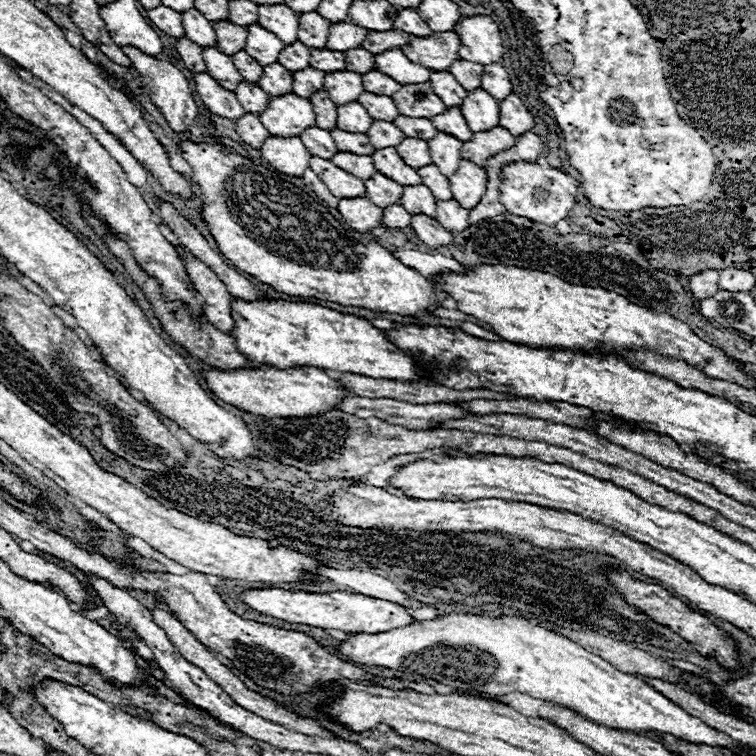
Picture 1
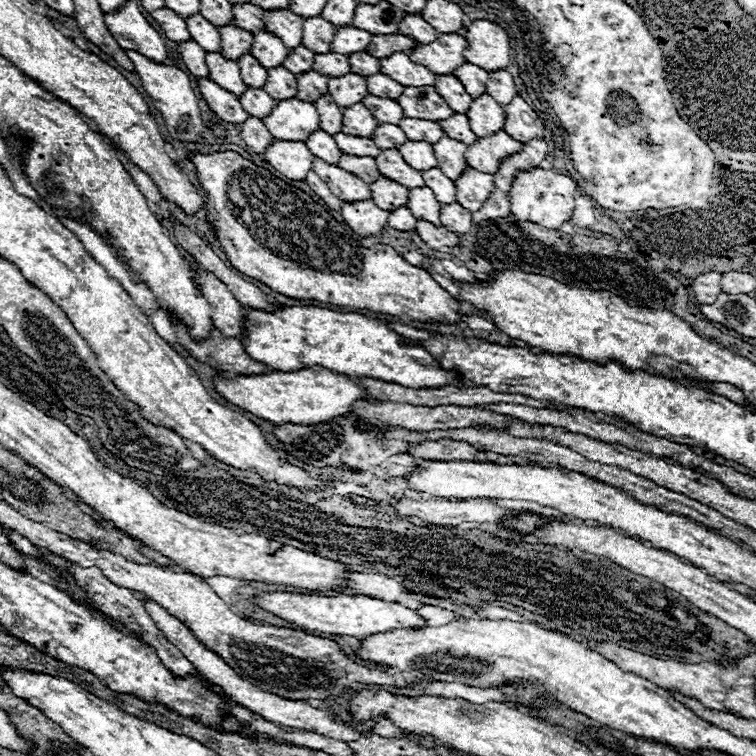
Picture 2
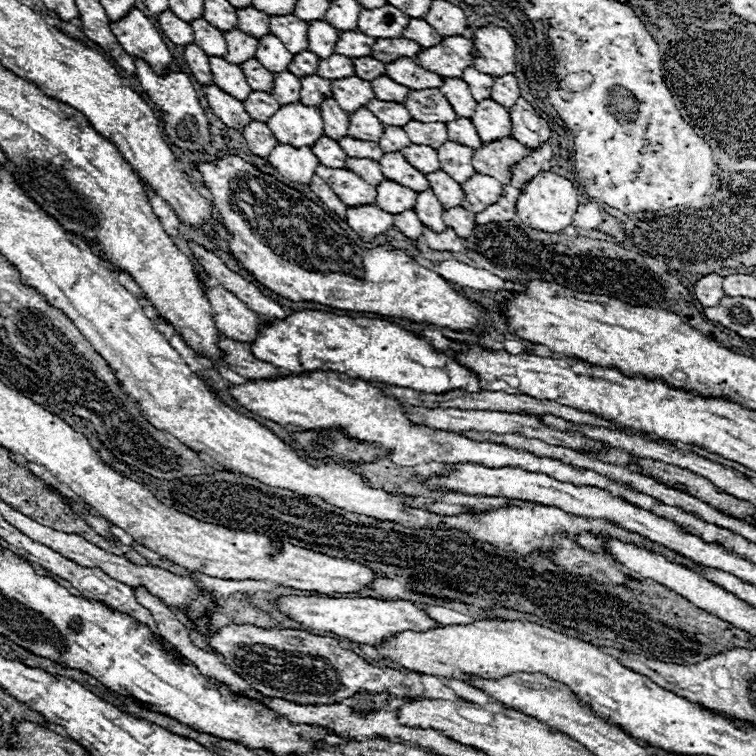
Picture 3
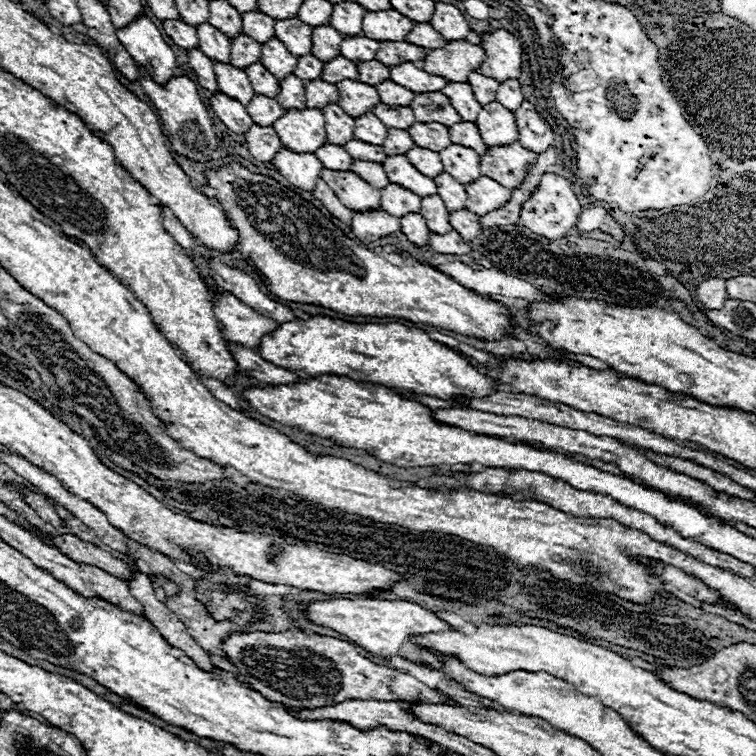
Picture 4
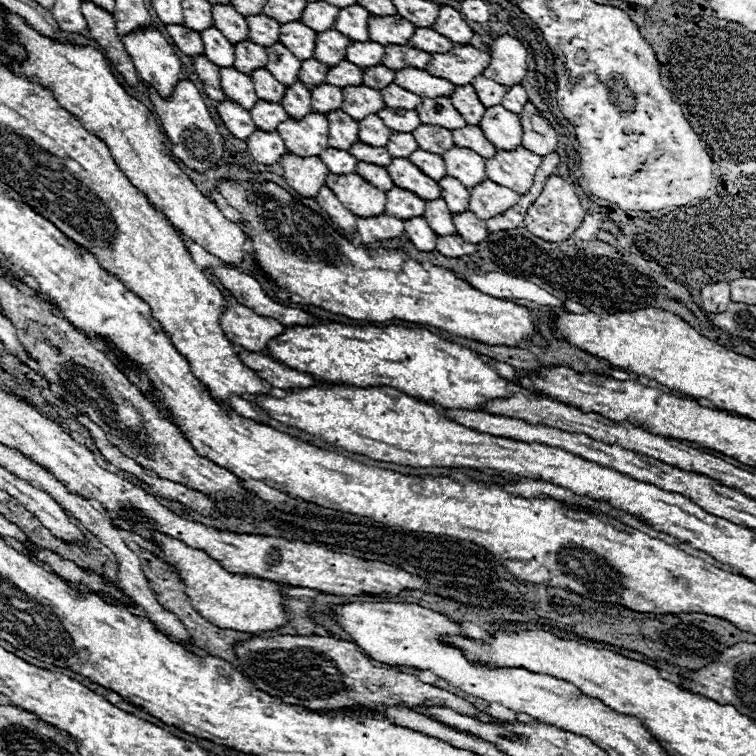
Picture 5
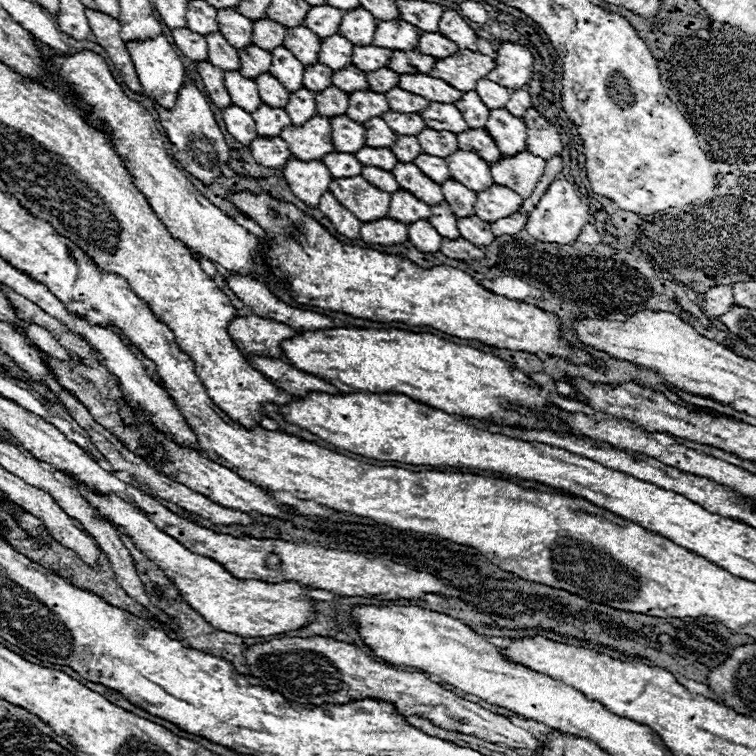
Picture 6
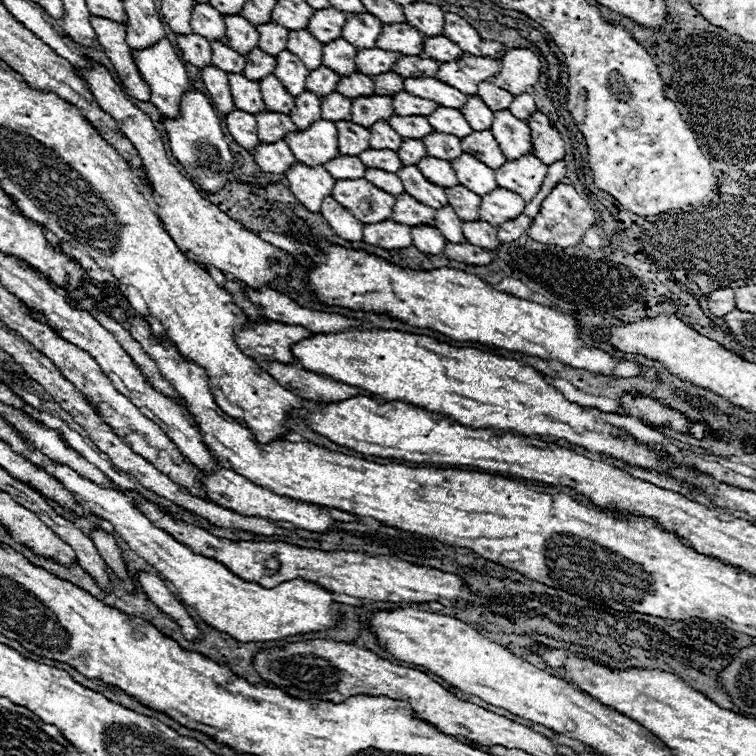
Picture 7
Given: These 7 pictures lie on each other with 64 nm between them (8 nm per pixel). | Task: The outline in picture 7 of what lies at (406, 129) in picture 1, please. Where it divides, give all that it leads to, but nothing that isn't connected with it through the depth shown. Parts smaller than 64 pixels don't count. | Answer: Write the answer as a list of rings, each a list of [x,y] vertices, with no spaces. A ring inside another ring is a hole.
[[[432,132],[422,138],[422,144],[426,146],[426,152],[430,156],[436,156],[440,160],[454,160],[458,154],[462,154],[460,138],[444,132]]]

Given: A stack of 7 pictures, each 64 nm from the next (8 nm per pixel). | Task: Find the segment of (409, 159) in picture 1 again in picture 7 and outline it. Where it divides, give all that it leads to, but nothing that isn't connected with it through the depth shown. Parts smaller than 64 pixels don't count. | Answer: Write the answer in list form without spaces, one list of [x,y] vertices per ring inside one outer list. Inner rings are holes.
[[[424,156],[420,160],[420,164],[416,164],[416,166],[420,168],[420,172],[424,172],[424,176],[428,176],[428,180],[432,180],[432,184],[440,184],[442,188],[452,186],[452,184],[460,184],[456,180],[456,174],[454,174],[450,162],[446,162],[446,160]]]

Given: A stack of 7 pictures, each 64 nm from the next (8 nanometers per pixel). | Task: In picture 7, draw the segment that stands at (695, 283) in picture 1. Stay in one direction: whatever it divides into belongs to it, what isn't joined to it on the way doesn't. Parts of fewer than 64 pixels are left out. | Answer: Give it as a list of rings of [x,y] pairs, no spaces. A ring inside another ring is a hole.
[[[718,288],[710,294],[706,294],[706,304],[708,304],[708,312],[716,318],[726,316],[726,312],[732,312],[732,308],[736,308],[734,302],[734,290],[732,288]]]

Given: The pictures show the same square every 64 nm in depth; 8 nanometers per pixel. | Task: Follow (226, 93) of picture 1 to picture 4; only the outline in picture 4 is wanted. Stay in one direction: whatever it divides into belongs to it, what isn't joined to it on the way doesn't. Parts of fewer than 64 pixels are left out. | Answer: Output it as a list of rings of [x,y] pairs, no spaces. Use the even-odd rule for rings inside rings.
[[[216,92],[210,96],[210,106],[214,110],[214,114],[230,128],[234,130],[236,134],[244,134],[248,132],[248,128],[252,126],[252,118],[248,116],[246,108],[238,102],[238,100],[232,100],[230,96],[222,94],[222,92]]]

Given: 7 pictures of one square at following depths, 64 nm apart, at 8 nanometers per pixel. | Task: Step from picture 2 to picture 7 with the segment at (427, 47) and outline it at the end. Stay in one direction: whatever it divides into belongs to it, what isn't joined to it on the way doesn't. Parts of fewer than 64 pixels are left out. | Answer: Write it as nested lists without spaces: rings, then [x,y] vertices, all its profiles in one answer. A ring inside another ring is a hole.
[[[464,52],[458,60],[442,62],[434,78],[458,88],[464,94],[476,94],[480,80],[492,78],[492,74],[496,74],[498,70],[500,62],[496,62],[494,58],[482,58]]]

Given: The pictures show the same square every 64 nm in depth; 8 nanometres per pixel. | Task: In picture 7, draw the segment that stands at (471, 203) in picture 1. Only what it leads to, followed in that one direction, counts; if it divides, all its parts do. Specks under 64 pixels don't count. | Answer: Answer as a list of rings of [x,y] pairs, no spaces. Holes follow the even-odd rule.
[[[496,188],[480,202],[480,220],[488,220],[492,226],[500,226],[506,220],[516,218],[524,210],[526,202],[506,188]]]

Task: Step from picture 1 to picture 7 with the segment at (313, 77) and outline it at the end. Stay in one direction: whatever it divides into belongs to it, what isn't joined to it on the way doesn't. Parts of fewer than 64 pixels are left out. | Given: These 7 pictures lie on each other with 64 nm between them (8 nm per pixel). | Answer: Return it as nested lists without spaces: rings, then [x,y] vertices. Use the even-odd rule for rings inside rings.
[[[332,92],[328,96],[320,96],[320,108],[324,120],[350,120],[350,98],[340,92]]]

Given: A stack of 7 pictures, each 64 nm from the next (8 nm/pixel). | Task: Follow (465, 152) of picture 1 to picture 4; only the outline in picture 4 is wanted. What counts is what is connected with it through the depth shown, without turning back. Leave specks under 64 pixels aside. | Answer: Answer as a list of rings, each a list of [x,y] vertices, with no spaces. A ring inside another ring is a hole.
[[[518,142],[508,146],[490,146],[480,156],[480,172],[506,188],[516,188],[528,172],[528,164],[536,162],[536,152],[526,150]]]

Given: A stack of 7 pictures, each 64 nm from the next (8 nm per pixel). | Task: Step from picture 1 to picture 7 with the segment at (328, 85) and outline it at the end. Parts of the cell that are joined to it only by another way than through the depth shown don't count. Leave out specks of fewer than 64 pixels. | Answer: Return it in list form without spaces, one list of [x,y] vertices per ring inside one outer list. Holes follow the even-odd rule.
[[[372,94],[352,100],[352,120],[356,120],[356,124],[364,124],[364,128],[376,120],[386,120],[392,114],[392,100],[388,100],[388,96]]]

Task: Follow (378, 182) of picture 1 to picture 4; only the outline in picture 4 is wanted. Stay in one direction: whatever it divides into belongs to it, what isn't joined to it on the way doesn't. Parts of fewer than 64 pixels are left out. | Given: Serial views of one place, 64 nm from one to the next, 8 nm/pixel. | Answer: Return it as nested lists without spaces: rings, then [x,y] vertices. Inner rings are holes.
[[[390,182],[386,188],[380,190],[380,208],[398,218],[408,212],[418,214],[420,212],[420,196]]]

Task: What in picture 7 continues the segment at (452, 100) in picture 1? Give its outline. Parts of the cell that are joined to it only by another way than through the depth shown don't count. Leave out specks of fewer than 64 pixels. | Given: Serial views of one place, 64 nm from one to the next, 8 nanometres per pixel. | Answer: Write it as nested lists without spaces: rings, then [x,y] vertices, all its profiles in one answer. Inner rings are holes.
[[[468,96],[466,104],[464,104],[464,108],[460,108],[460,112],[468,120],[468,124],[472,124],[474,130],[490,130],[494,116],[492,116],[492,110],[482,102],[480,96]]]

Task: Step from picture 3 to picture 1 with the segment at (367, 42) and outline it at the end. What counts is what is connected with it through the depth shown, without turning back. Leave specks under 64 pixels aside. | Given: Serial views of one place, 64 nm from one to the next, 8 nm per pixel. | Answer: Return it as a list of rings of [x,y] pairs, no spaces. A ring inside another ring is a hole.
[[[350,20],[330,22],[330,34],[328,34],[328,40],[326,40],[326,48],[338,50],[338,52],[360,48],[366,32],[368,32],[366,28],[360,28],[360,26],[352,24]]]

